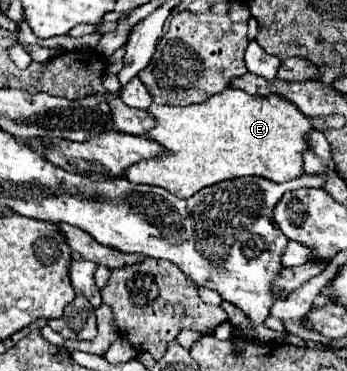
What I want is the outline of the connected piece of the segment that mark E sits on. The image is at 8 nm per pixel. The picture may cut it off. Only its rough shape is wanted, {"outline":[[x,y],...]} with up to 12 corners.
{"outline":[[225,88],[149,110],[169,154],[125,178],[177,198],[239,176],[303,174],[313,122]]}

